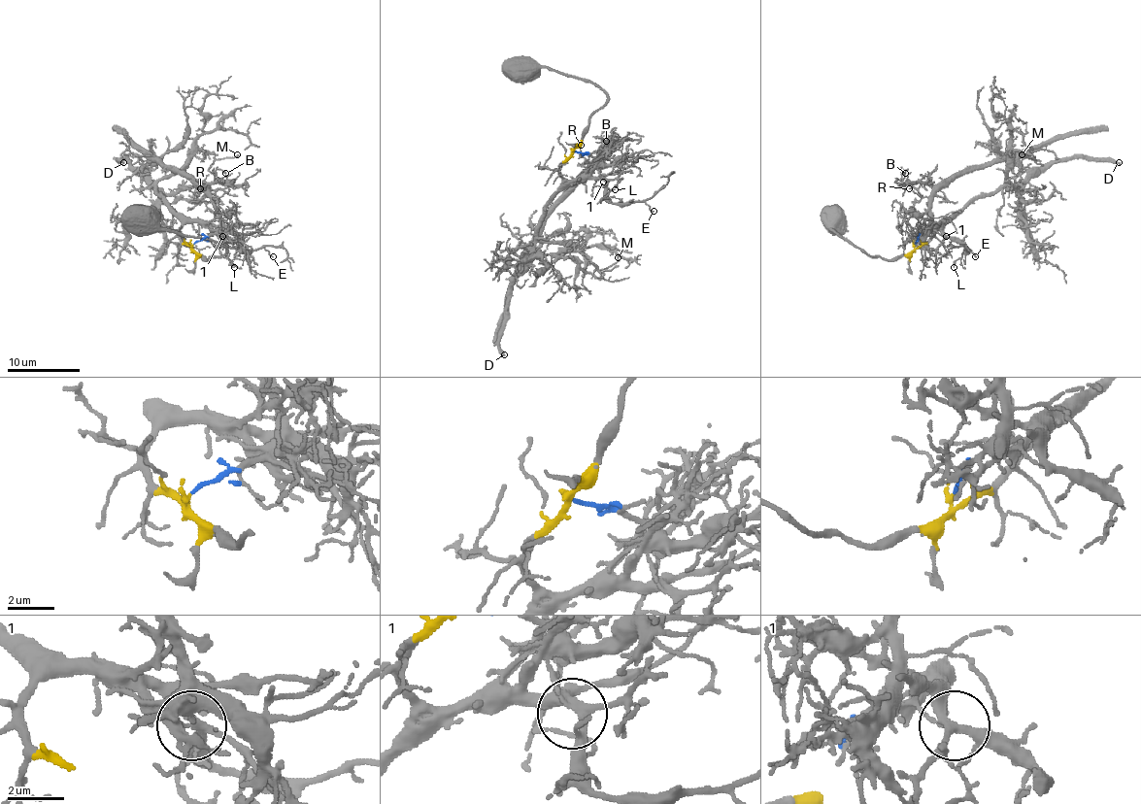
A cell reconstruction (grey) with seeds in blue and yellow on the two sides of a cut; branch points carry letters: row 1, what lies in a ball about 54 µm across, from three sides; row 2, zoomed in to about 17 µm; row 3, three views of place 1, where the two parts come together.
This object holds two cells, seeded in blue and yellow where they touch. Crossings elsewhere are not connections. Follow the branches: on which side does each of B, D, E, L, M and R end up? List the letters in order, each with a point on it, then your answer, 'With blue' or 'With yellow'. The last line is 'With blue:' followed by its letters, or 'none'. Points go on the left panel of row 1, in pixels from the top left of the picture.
B: Place: (225, 173). With blue
D: Place: (123, 162). With yellow
E: Place: (273, 256). With yellow
L: Place: (234, 267). With yellow
M: Place: (237, 154). With yellow
R: Place: (200, 188). With blue
With blue: B, R

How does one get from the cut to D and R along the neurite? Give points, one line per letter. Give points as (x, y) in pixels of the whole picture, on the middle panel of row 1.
D: (574, 150), (561, 164), (561, 189), (541, 215), (534, 258), (511, 289), (499, 339), (499, 350), (505, 354)
R: (574, 151), (594, 156), (601, 166), (588, 168), (588, 162), (581, 155), (581, 144)

